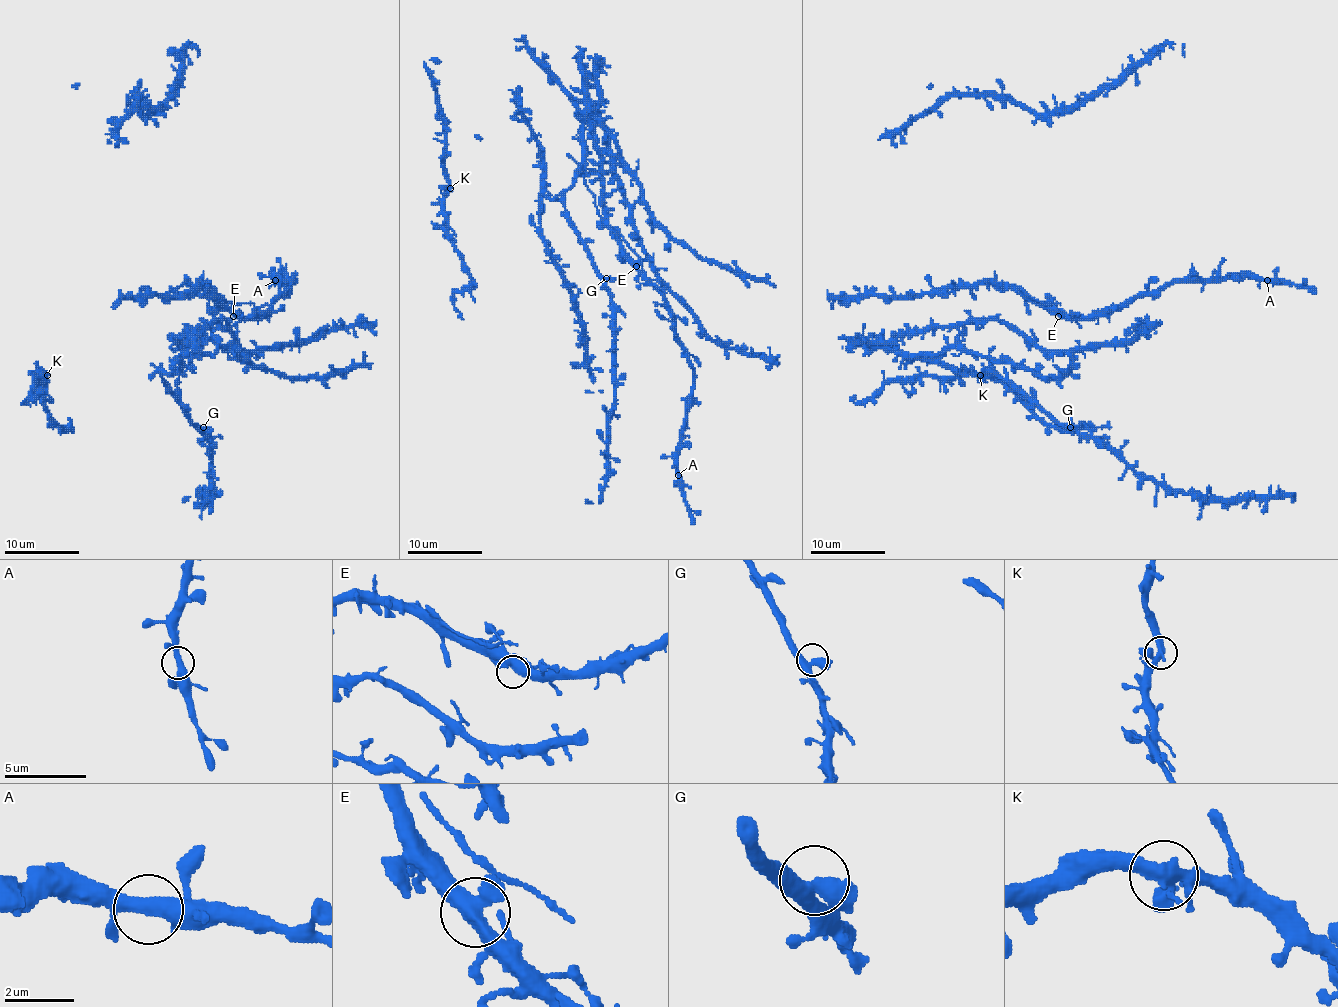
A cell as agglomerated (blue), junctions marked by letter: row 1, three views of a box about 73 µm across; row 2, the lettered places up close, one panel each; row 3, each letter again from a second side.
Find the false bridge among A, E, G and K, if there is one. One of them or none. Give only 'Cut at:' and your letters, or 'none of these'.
Cut at: none of these

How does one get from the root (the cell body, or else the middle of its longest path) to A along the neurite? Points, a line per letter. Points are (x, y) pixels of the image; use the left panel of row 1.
A: (235, 312), (241, 316), (261, 316), (290, 286), (288, 280), (276, 277), (275, 280)

